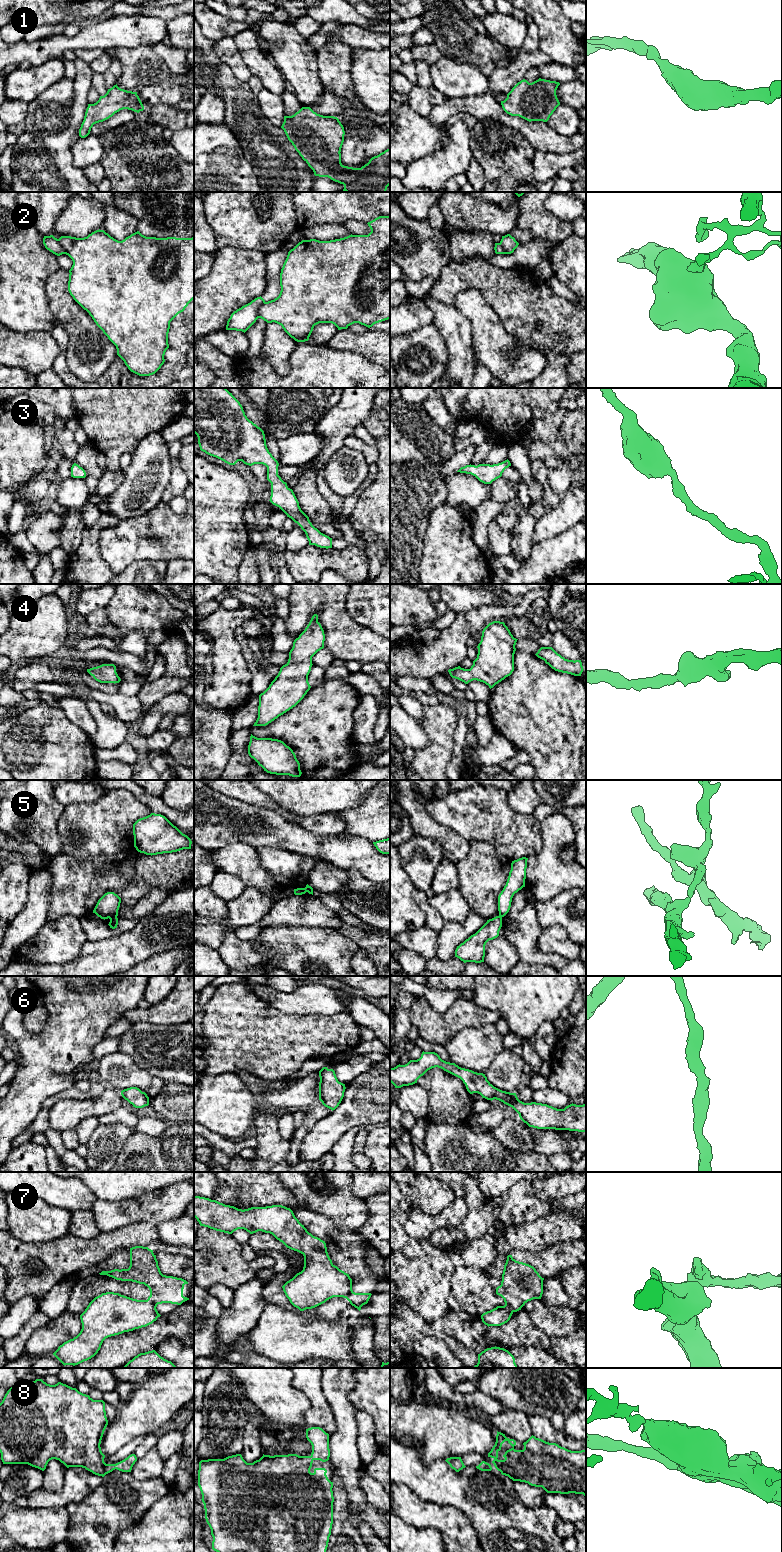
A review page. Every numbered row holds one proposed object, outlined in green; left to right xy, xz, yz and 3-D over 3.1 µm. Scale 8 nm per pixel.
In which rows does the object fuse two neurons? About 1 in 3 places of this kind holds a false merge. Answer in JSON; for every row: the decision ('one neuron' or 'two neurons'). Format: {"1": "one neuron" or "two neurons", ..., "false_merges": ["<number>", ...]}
{"1": "one neuron", "2": "two neurons", "3": "one neuron", "4": "one neuron", "5": "two neurons", "6": "one neuron", "7": "two neurons", "8": "one neuron", "false_merges": ["2", "5", "7"]}

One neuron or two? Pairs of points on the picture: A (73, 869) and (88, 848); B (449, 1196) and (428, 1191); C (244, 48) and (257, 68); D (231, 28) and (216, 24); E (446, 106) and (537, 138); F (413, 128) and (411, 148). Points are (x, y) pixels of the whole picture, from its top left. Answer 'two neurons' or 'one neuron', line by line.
A: two neurons
B: one neuron
C: one neuron
D: one neuron
E: one neuron
F: one neuron

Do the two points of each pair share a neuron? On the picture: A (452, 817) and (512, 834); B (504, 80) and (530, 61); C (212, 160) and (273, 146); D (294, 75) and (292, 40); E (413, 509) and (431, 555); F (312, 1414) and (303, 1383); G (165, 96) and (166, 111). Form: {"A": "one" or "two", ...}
{"A": "one", "B": "one", "C": "two", "D": "one", "E": "two", "F": "one", "G": "two"}

